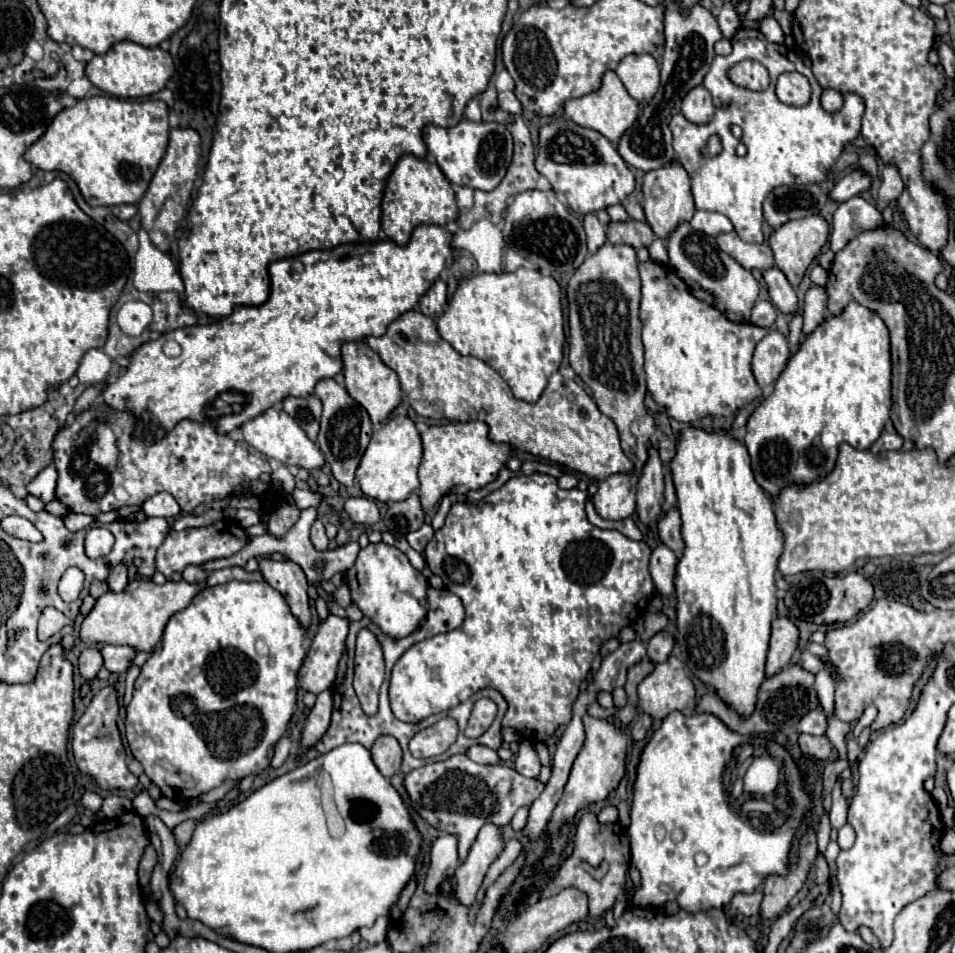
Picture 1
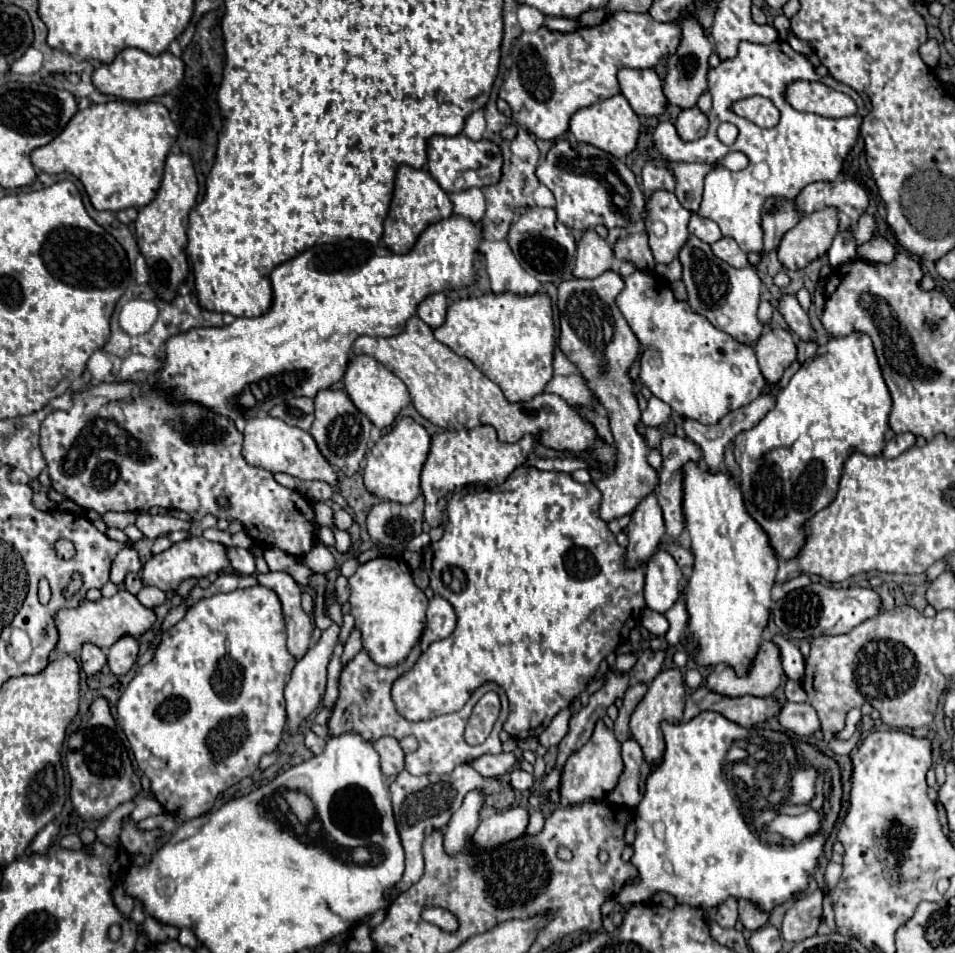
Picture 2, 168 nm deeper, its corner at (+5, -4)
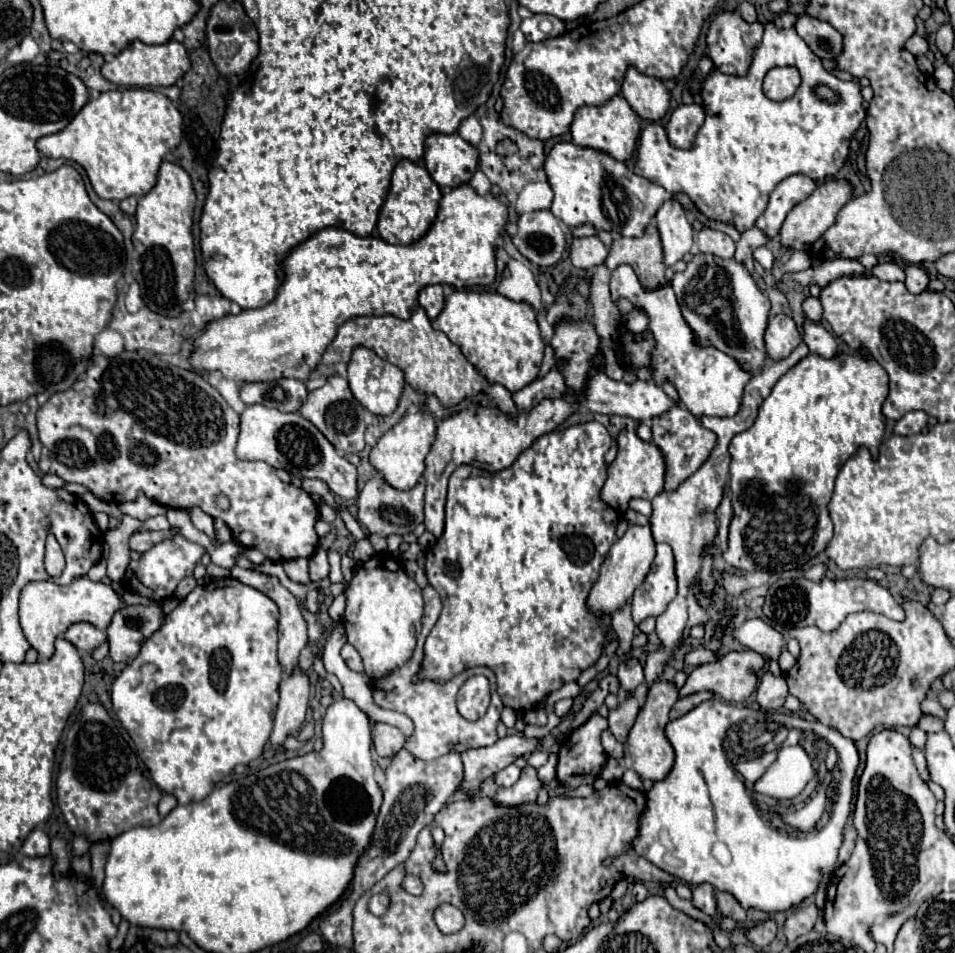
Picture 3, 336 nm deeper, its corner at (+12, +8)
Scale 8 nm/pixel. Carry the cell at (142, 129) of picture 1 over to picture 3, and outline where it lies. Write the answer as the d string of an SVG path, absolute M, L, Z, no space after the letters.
M123 89L123 91L105 91L97 99L89 99L83 109L73 117L73 121L61 129L59 133L45 135L37 141L37 149L45 157L63 157L79 163L101 199L121 201L125 197L137 195L143 197L151 191L157 181L157 171L167 155L167 151L175 149L181 141L181 113L177 107L163 95L151 89Z

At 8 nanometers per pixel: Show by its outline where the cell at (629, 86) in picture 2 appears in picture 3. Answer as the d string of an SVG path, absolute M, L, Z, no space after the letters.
M635 67L627 69L621 95L641 119L659 121L669 109L669 91L665 85L657 77L649 77Z

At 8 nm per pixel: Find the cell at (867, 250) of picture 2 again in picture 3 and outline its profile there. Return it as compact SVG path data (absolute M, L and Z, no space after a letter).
M905 265L905 273L907 273L907 279L905 279L905 285L911 293L921 293L927 289L929 285L929 277L925 273L925 269L917 267L917 265Z

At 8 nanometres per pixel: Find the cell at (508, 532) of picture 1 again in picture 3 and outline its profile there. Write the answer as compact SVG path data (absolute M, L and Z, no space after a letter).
M589 421L589 423L573 425L563 431L555 431L555 433L547 433L539 437L529 449L525 449L515 459L511 467L499 473L483 471L483 475L465 475L461 469L457 469L457 473L451 475L449 491L447 491L447 505L445 505L445 529L443 529L443 535L435 541L435 545L425 553L425 573L427 573L429 585L439 593L443 601L443 611L441 611L437 625L433 627L433 631L429 633L425 641L425 657L413 681L445 683L453 679L457 673L461 673L461 669L485 665L493 669L493 673L497 675L499 695L501 695L503 705L511 707L515 713L529 713L539 707L539 703L543 701L547 693L561 689L565 683L577 681L581 671L591 667L601 657L603 645L605 645L605 633L611 627L611 617L605 617L605 621L597 621L597 617L589 617L589 607L585 605L585 601L587 601L589 589L593 587L593 581L597 581L599 567L609 547L617 541L615 525L617 525L619 515L615 509L611 509L599 499L599 491L607 477L607 465L603 461L603 455L609 447L611 447L611 435L607 433L607 429L597 421Z

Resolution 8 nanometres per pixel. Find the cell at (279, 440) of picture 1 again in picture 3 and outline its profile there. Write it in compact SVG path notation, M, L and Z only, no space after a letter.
M247 405L241 413L241 433L237 443L237 457L247 461L265 461L275 469L285 469L293 477L323 479L329 489L343 497L357 497L357 469L341 457L323 433L299 413L281 413L263 405Z

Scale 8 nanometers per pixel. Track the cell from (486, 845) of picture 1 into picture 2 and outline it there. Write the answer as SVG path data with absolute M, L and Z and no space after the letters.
M512 805L508 809L496 811L480 821L472 841L482 849L496 847L504 841L510 841L512 837L522 835L526 831L528 817L530 817L528 809L520 805Z

